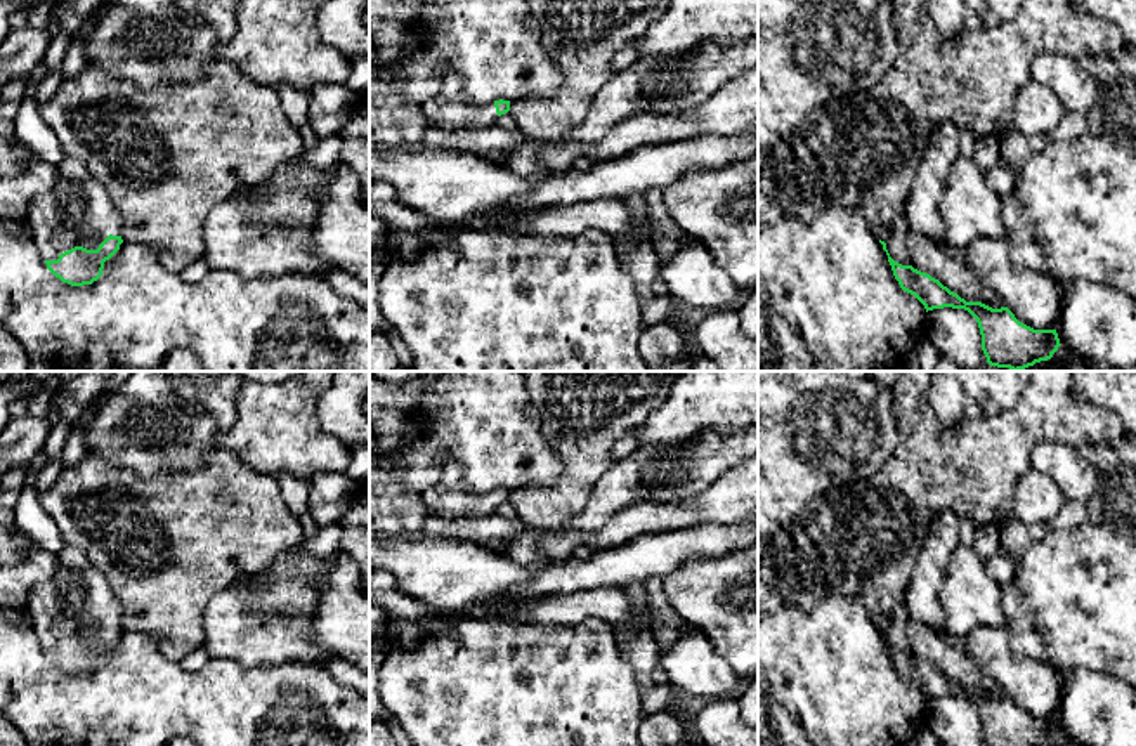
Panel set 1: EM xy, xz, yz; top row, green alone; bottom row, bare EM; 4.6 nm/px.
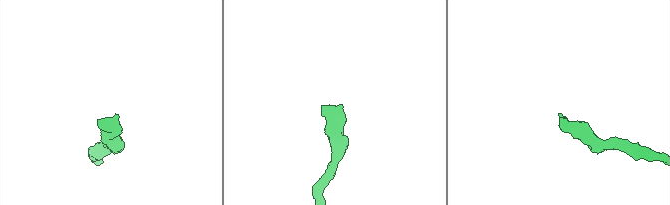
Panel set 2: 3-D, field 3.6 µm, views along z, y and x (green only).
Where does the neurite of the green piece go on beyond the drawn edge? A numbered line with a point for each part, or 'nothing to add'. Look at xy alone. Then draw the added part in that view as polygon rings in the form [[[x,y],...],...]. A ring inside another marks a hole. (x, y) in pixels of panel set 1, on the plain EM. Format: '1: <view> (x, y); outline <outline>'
1: xy (77, 599); outline [[[71,545],[57,553],[55,574],[31,590],[26,611],[45,649],[92,630],[99,635],[123,616],[108,579]]]

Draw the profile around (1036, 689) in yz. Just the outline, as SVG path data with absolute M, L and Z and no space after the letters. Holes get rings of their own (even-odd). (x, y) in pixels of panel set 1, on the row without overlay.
M980 626L961 647L985 677L1001 685L1020 711L1034 718L1056 717L1063 677L1048 663L1016 652L1006 626Z

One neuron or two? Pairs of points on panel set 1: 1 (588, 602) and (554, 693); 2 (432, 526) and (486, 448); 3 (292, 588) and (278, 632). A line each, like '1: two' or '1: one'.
1: two
2: two
3: one

